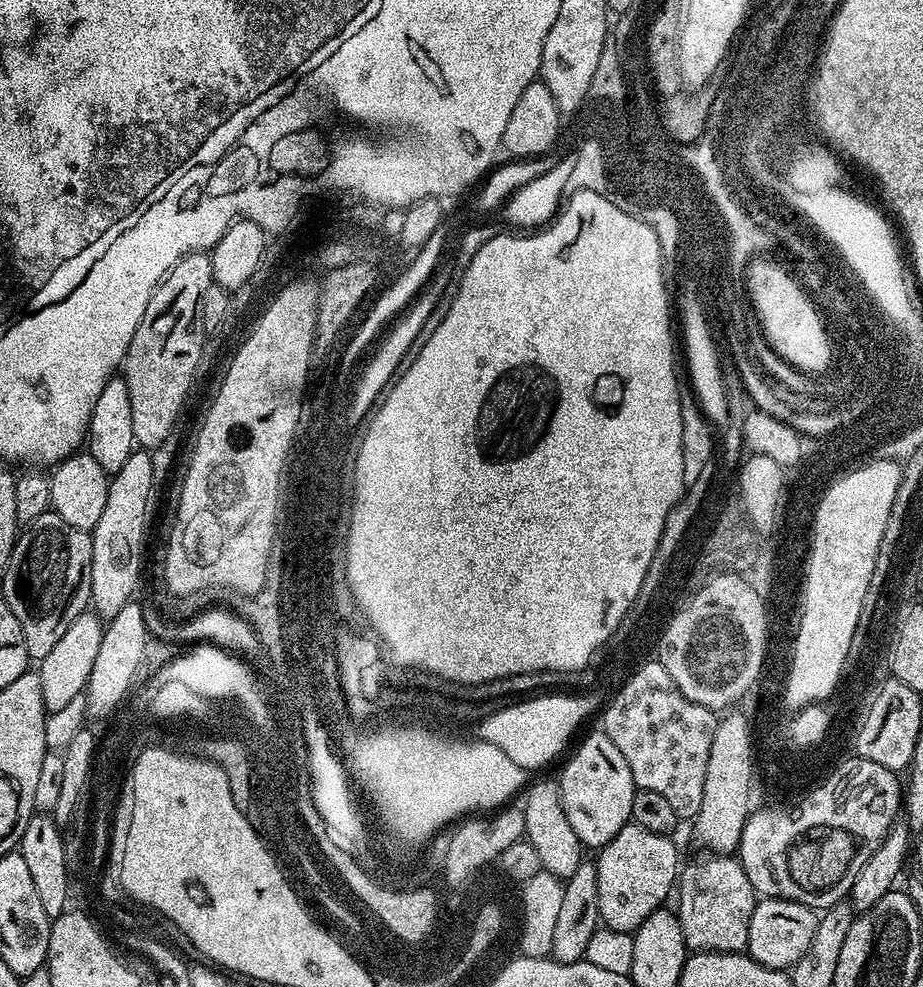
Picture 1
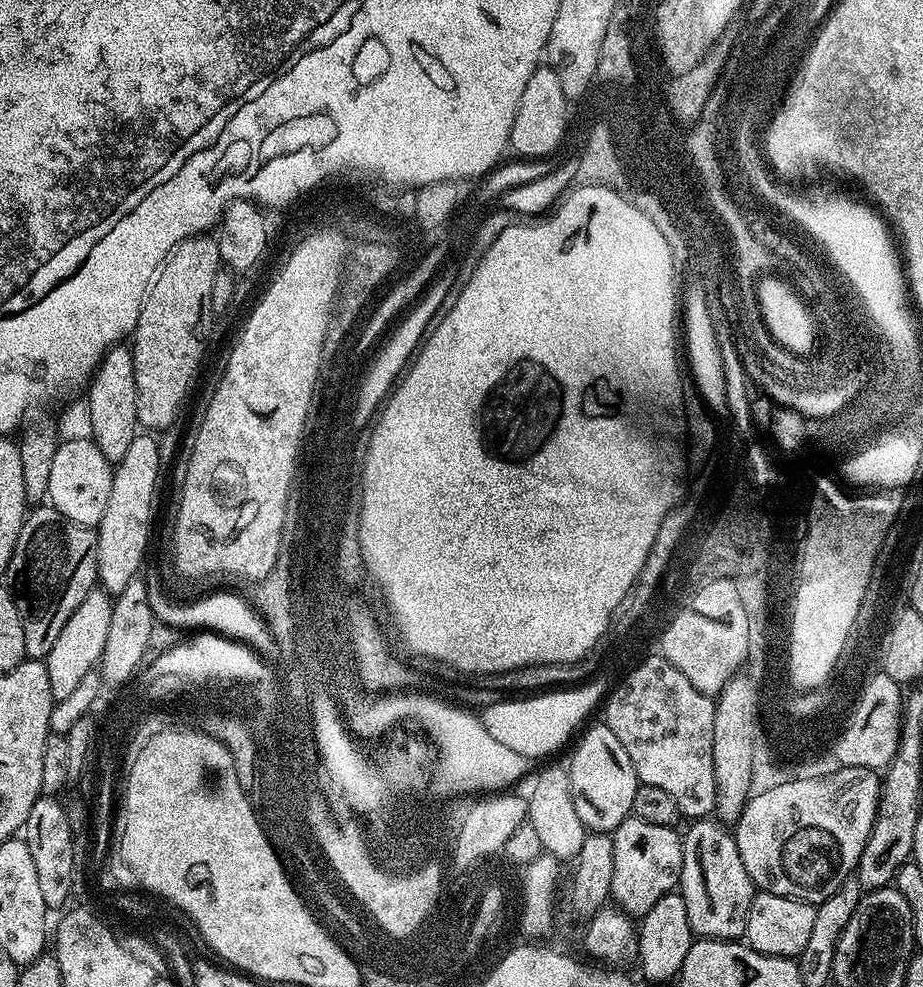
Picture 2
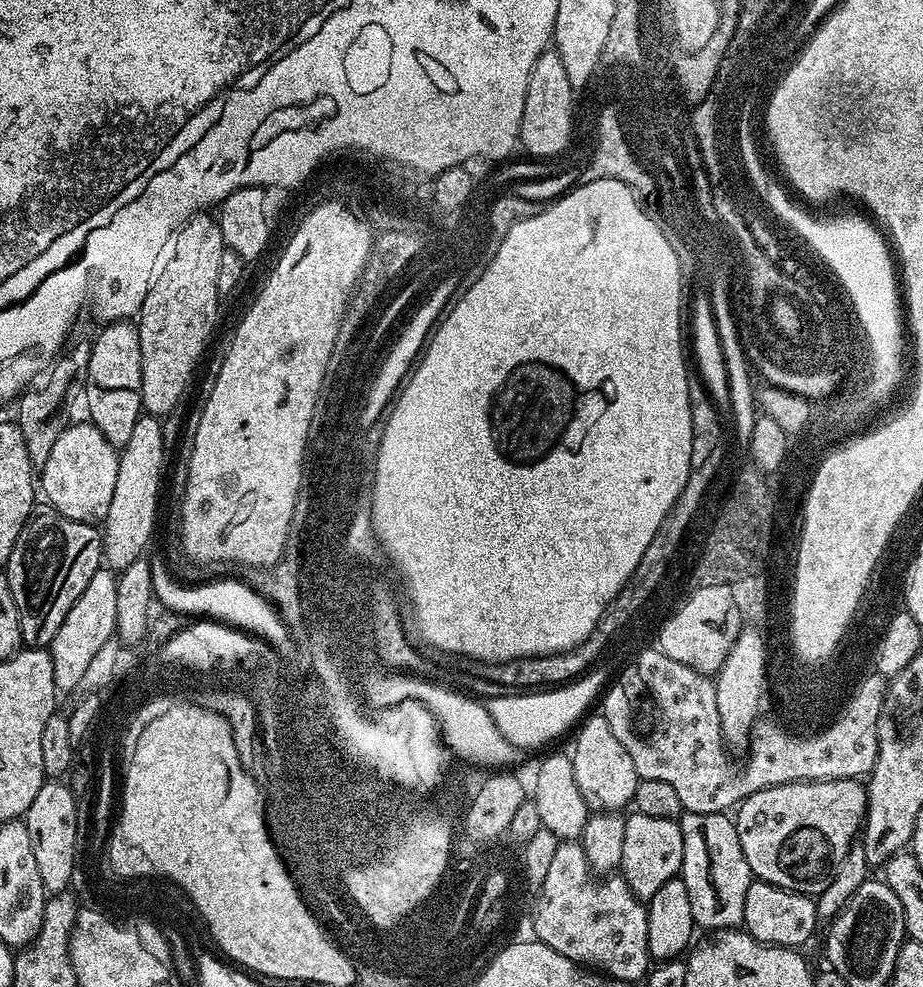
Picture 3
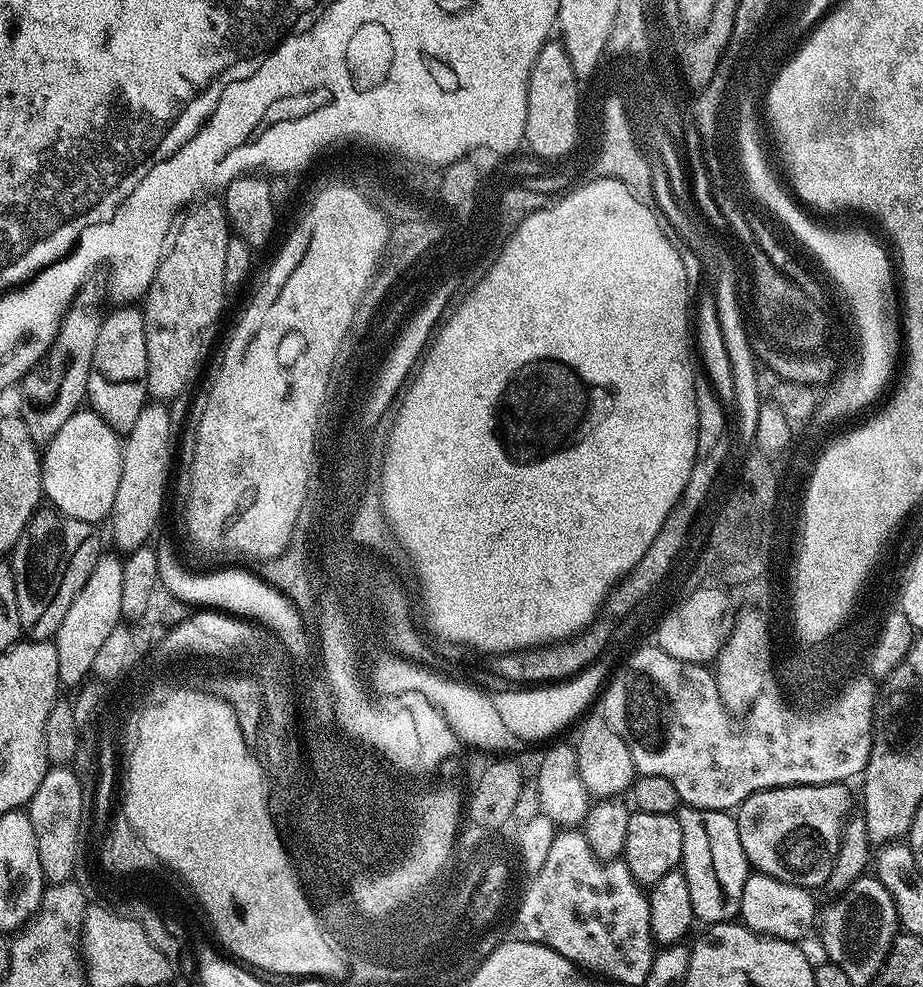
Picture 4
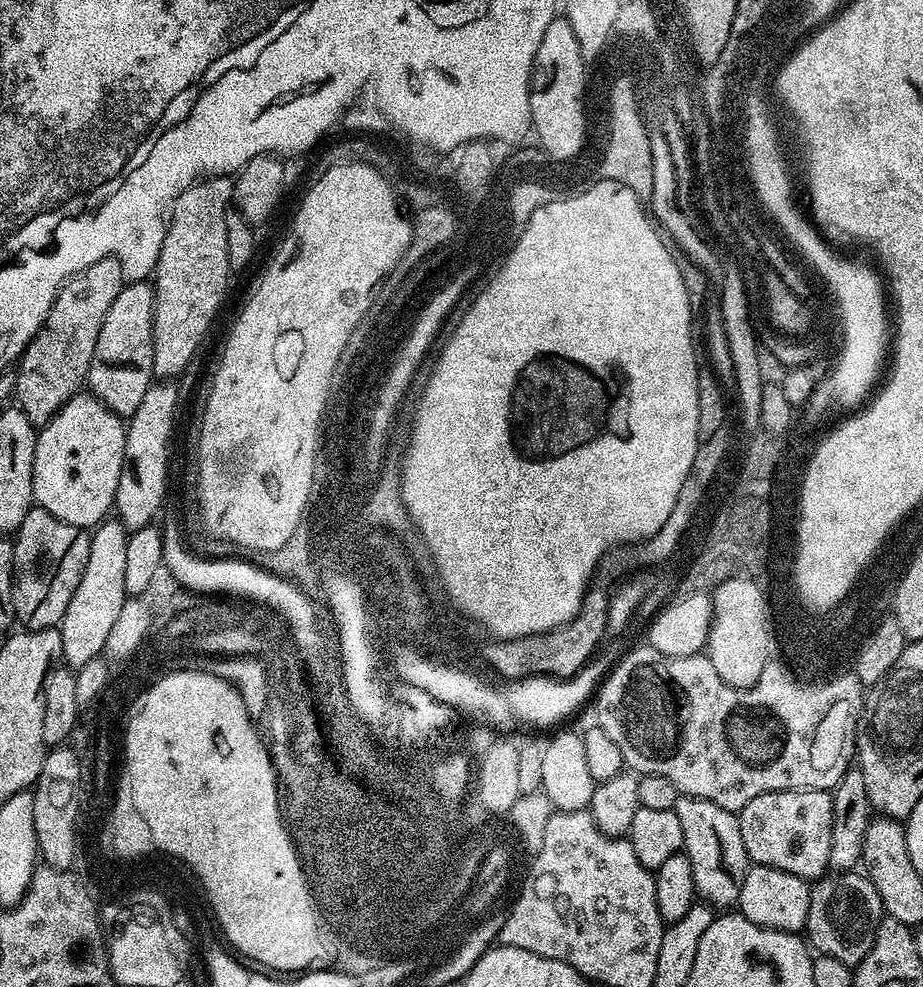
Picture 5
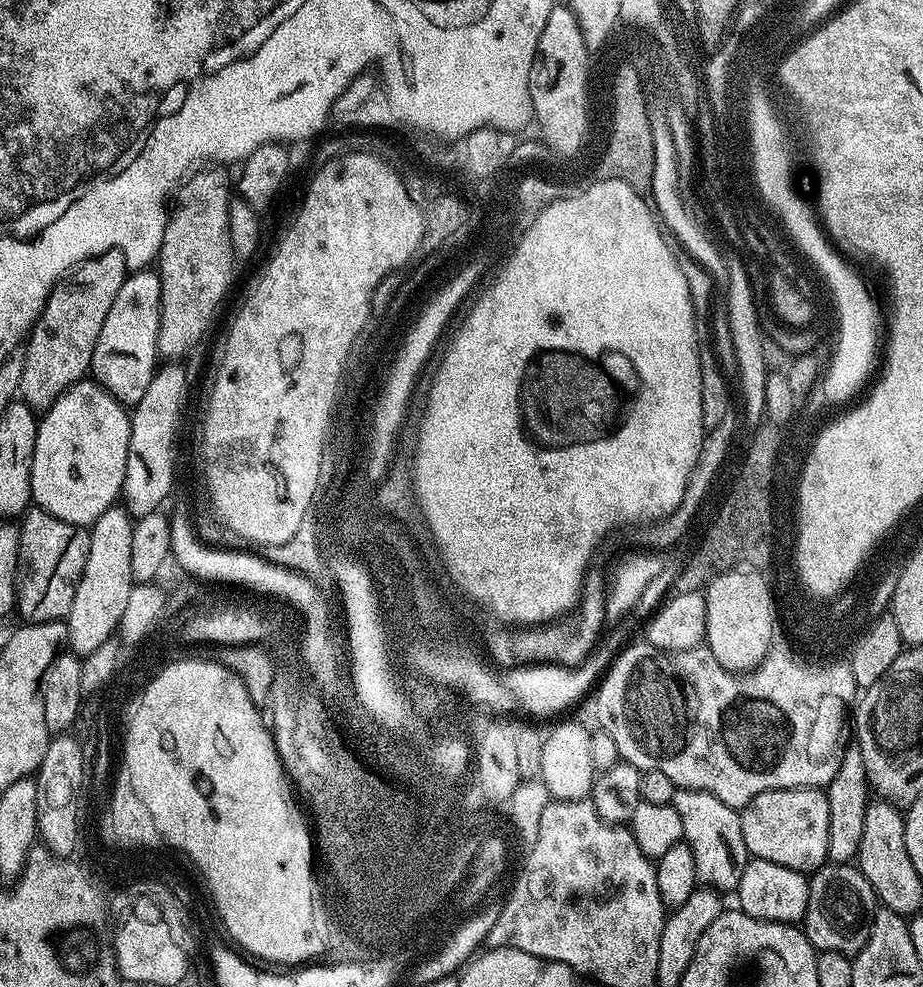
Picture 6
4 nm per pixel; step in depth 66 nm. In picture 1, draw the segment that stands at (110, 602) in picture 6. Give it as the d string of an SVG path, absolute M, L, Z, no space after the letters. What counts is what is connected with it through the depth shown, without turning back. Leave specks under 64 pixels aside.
M85 610L70 622L66 634L50 649L50 654L39 661L38 671L42 682L42 702L45 713L54 710L62 710L73 698L85 695L90 670L94 670L94 657L98 654L98 646L102 646L102 634L104 633L105 621L101 620L95 612Z

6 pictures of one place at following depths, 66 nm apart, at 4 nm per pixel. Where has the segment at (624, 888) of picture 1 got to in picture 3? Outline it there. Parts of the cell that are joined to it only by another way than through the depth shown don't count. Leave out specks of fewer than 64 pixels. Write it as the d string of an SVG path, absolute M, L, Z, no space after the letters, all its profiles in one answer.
M633 811L625 819L626 835L622 845L622 862L619 875L642 902L652 899L666 882L677 879L684 867L684 835L679 823L666 818L650 818L650 814Z

